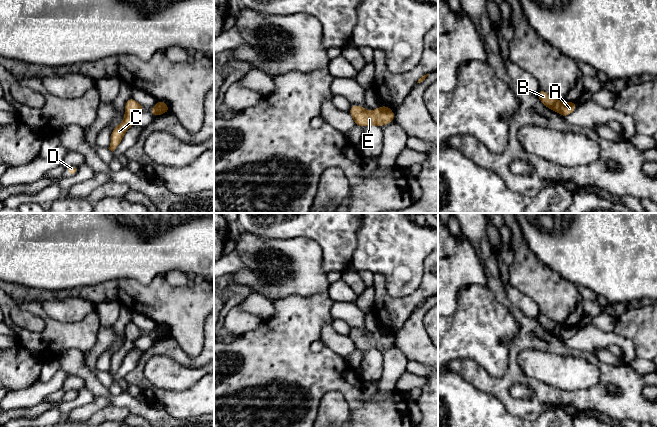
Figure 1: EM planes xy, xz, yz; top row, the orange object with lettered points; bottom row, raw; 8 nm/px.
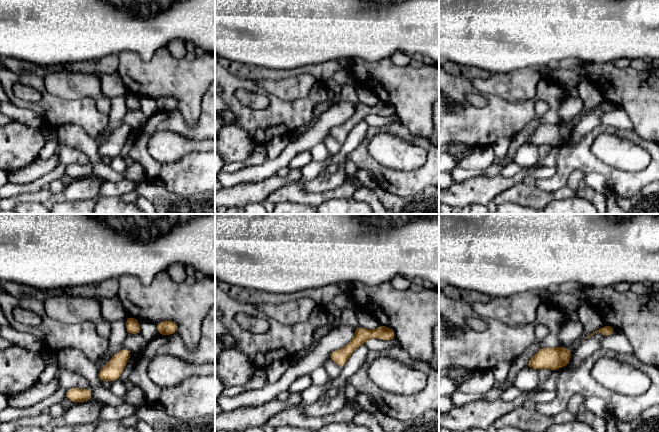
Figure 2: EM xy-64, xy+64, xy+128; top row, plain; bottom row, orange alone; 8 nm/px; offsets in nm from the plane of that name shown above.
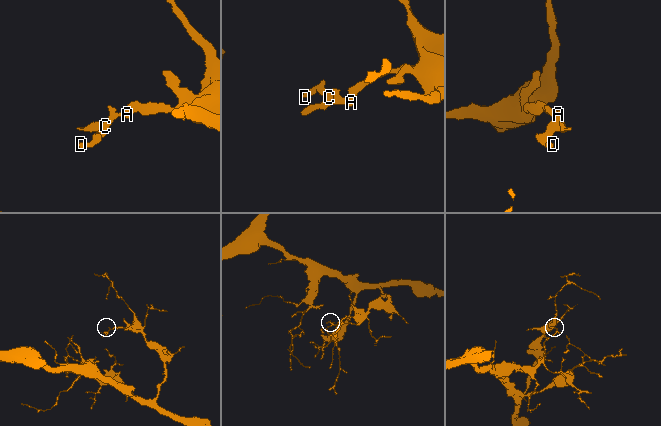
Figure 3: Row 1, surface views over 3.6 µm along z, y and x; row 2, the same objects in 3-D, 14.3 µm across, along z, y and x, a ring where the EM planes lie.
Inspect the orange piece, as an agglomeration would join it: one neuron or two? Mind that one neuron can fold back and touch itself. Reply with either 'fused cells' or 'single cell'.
fused cells

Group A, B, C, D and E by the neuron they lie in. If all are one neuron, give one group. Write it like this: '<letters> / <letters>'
A C D E / B

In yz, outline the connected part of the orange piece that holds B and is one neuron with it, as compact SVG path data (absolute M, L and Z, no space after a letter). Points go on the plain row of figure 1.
M539 313L537 320L546 331L551 333L552 335L559 337L561 326L558 323L551 320L542 313Z

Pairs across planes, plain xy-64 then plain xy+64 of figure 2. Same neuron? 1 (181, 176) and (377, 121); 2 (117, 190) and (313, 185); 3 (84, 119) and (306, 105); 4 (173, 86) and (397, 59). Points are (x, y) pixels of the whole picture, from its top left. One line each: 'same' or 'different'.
1: different
2: different
3: same
4: different

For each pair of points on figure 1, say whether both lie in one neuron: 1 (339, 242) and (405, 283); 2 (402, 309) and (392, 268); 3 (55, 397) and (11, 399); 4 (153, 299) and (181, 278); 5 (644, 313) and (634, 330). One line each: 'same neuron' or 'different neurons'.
1: different neurons
2: different neurons
3: different neurons
4: different neurons
5: same neuron

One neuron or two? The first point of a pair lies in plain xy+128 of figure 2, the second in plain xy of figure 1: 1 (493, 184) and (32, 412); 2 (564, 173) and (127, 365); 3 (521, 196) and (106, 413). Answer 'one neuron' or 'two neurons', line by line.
1: one neuron
2: two neurons
3: one neuron

